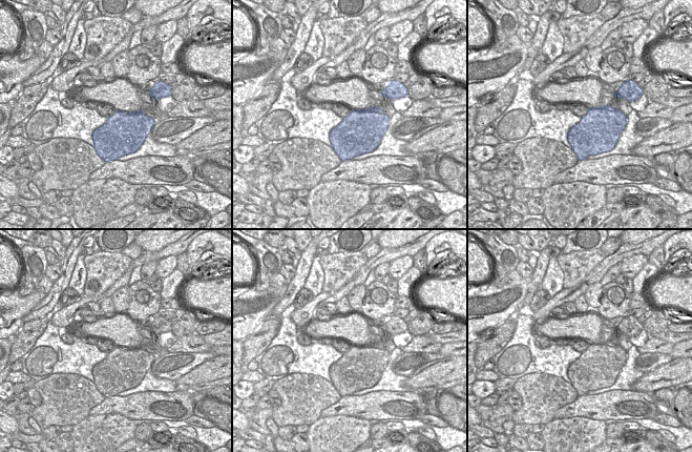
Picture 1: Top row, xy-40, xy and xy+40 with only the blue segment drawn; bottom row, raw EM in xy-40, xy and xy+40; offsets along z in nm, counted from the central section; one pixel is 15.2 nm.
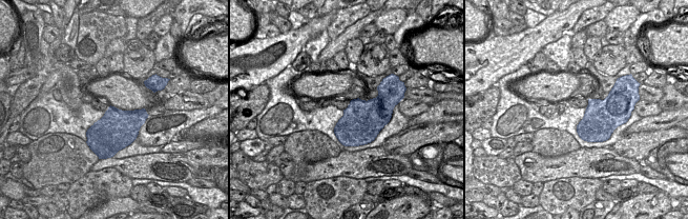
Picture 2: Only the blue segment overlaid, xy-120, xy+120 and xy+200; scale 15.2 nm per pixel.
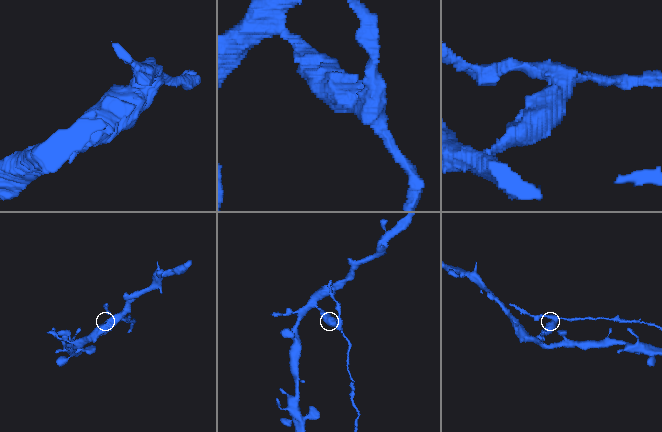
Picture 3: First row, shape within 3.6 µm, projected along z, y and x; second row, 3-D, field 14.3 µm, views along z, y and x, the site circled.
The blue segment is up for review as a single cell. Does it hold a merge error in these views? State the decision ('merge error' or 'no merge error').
merge error

